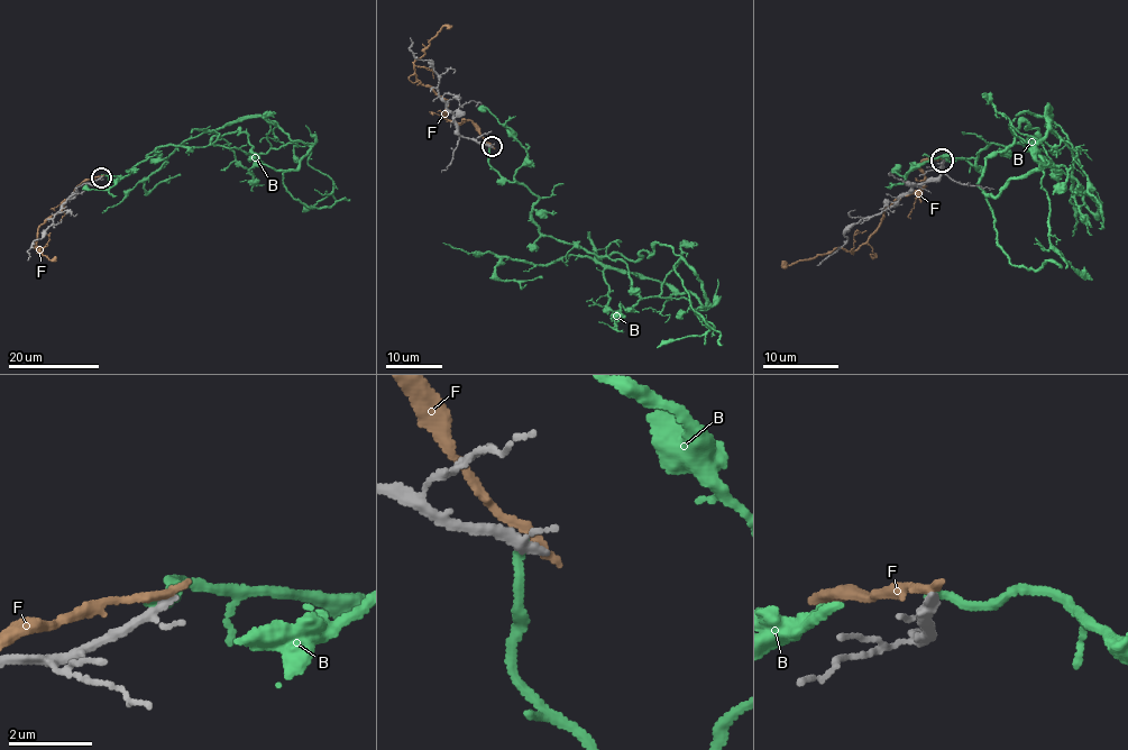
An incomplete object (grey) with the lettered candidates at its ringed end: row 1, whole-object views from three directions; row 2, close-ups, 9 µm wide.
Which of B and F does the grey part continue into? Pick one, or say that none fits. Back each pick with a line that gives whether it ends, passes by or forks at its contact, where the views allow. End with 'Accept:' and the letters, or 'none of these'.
Accept: none of these

